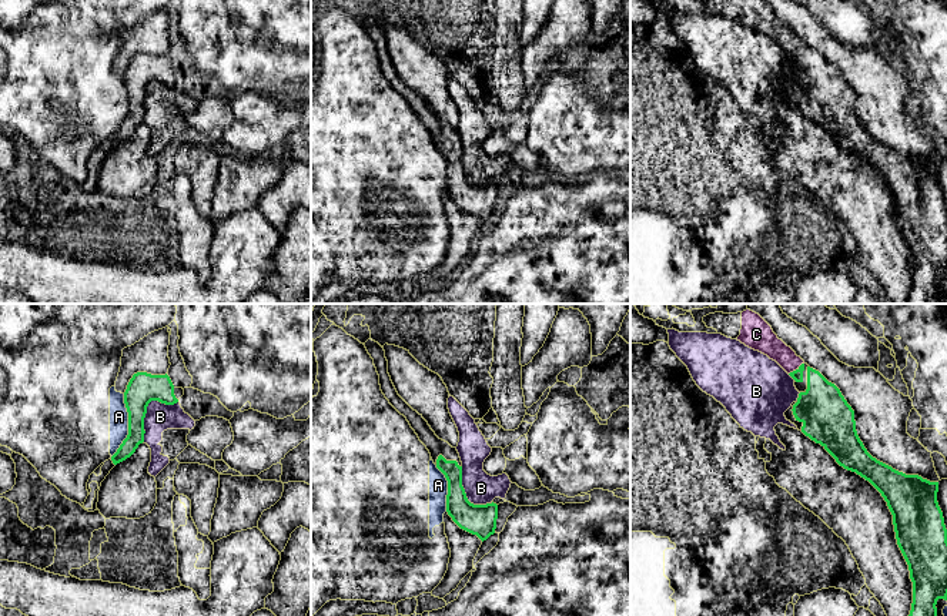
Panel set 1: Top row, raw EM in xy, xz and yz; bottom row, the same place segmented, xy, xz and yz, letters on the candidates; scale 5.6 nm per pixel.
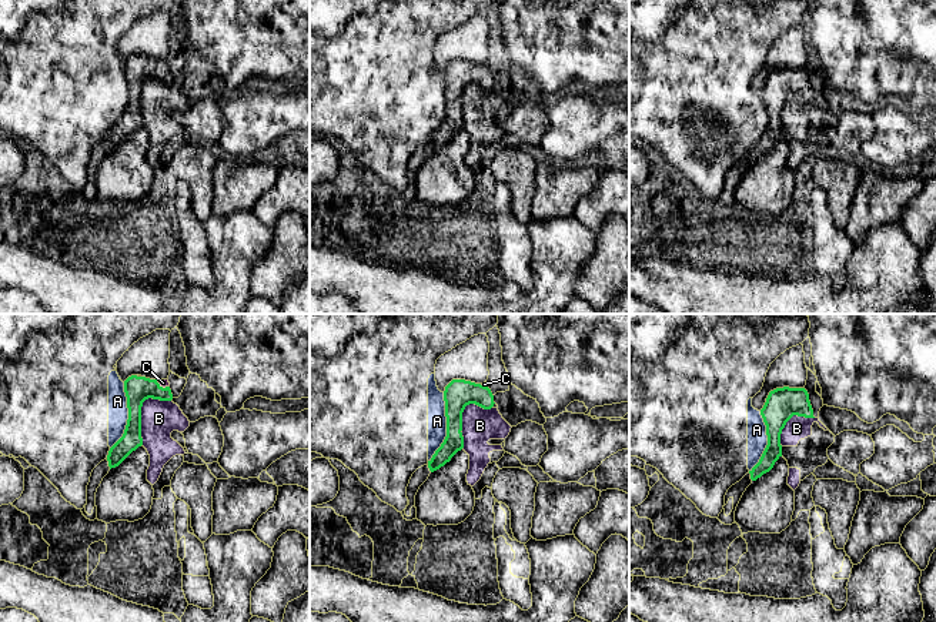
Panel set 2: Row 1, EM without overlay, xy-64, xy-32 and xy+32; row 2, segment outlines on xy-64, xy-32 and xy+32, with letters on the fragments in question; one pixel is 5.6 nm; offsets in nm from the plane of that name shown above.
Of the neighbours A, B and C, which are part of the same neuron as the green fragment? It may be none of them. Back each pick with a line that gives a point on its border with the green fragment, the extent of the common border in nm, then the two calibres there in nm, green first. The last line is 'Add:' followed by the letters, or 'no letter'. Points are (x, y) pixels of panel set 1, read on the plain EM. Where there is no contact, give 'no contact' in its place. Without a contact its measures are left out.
C: meets green in yz at (796, 50); contact 110 nm long; 60 nm thick on the green side, 140 nm on the other
Add: C

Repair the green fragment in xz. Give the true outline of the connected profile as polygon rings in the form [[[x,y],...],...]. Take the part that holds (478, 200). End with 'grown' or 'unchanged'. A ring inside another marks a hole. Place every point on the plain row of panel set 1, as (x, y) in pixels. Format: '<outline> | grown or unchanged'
[[[368,20],[365,29],[379,56],[381,71],[389,84],[406,98],[419,121],[426,127],[436,148],[448,161],[446,192],[452,201],[464,211],[476,215],[482,222],[495,214],[498,200],[498,185],[474,185],[468,181],[462,167],[462,143],[456,128],[439,120],[428,103],[414,91],[396,73],[388,54],[388,41],[384,29]]] | grown

